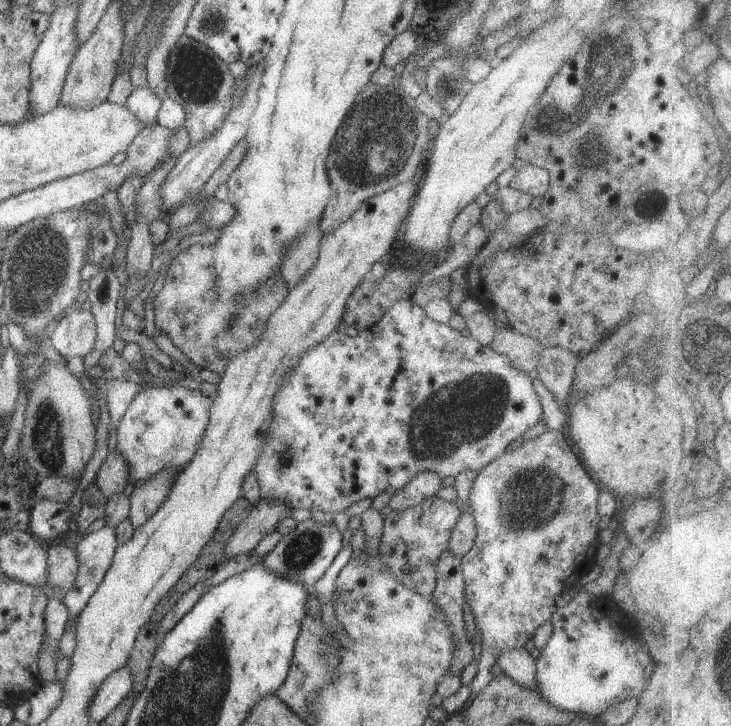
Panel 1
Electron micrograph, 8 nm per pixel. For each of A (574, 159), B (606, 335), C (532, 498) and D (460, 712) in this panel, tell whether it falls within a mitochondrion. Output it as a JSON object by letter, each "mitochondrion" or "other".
{"A":"mitochondrion","B":"other","C":"mitochondrion","D":"other"}

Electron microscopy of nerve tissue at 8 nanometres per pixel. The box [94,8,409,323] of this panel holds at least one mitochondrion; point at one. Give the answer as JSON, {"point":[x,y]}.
{"point":[196,75]}

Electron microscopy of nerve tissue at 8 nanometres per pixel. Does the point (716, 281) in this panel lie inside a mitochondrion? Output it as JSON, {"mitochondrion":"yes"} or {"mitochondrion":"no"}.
{"mitochondrion":"no"}

